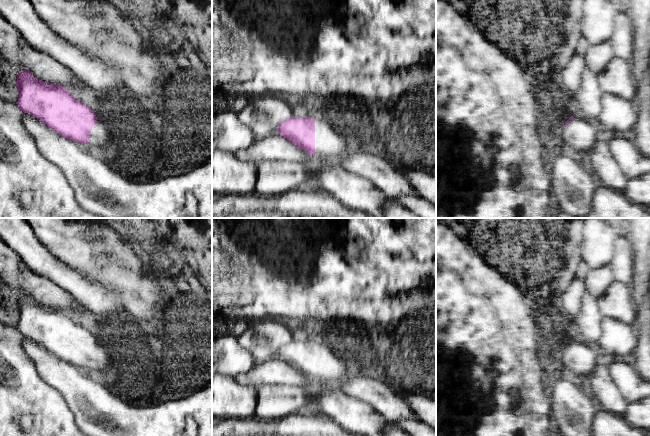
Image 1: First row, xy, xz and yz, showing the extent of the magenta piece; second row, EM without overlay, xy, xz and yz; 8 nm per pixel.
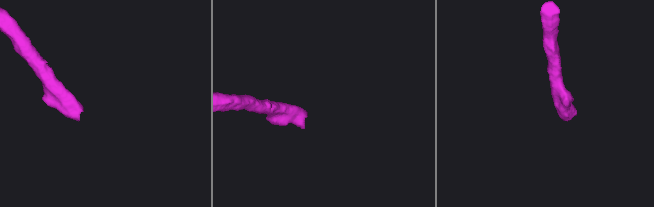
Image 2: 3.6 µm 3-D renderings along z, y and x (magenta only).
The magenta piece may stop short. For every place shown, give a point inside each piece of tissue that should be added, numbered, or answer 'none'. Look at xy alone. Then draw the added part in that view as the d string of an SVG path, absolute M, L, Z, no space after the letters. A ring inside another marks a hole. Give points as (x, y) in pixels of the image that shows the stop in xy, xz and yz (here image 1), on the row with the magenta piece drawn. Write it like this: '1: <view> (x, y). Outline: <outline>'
1: xy (99, 134). Outline: M99 120L93 125L90 132L90 145L103 146L108 141L108 128Z

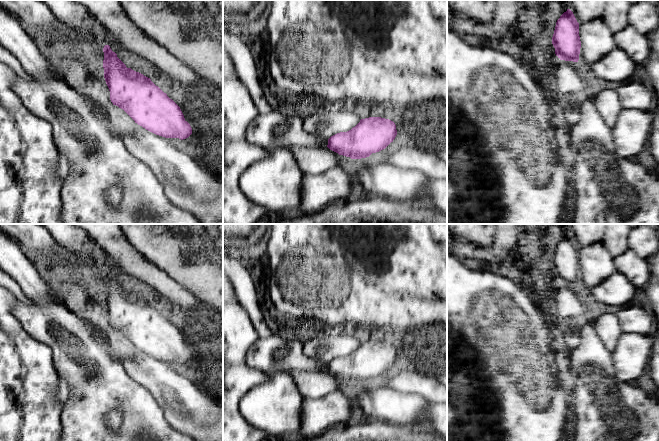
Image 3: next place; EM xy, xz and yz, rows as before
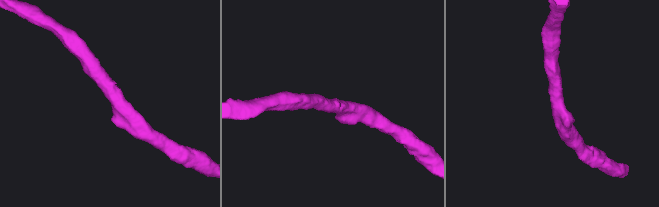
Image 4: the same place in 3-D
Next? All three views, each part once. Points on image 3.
none

